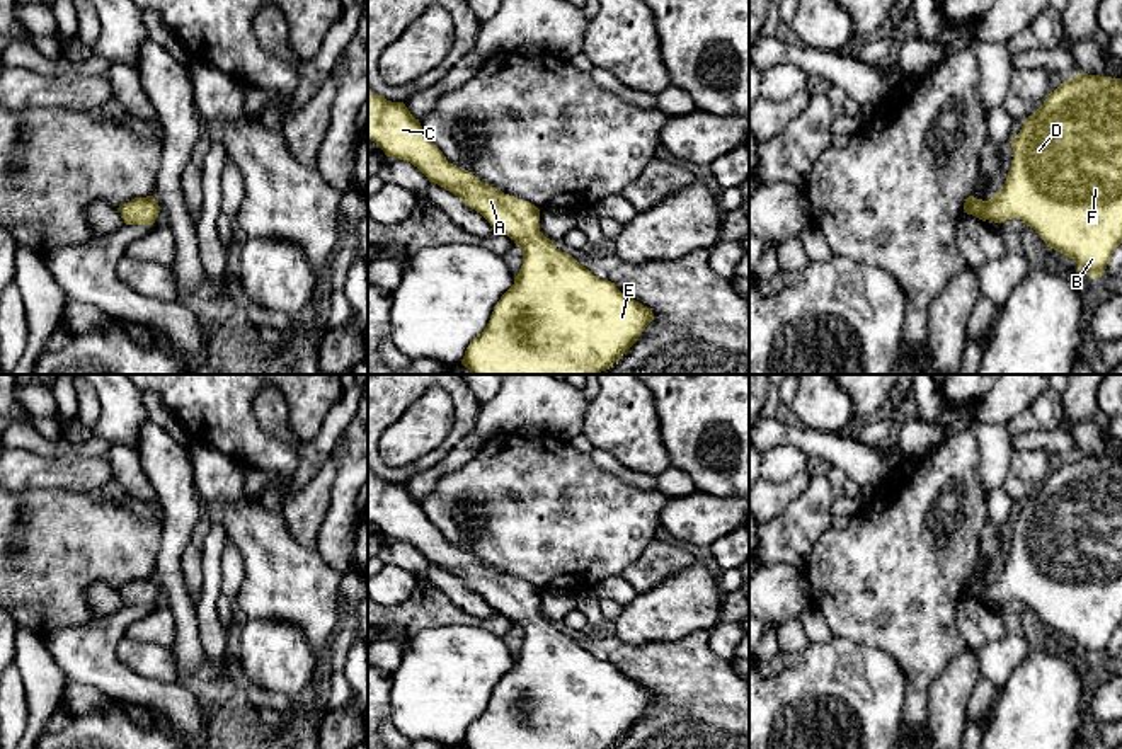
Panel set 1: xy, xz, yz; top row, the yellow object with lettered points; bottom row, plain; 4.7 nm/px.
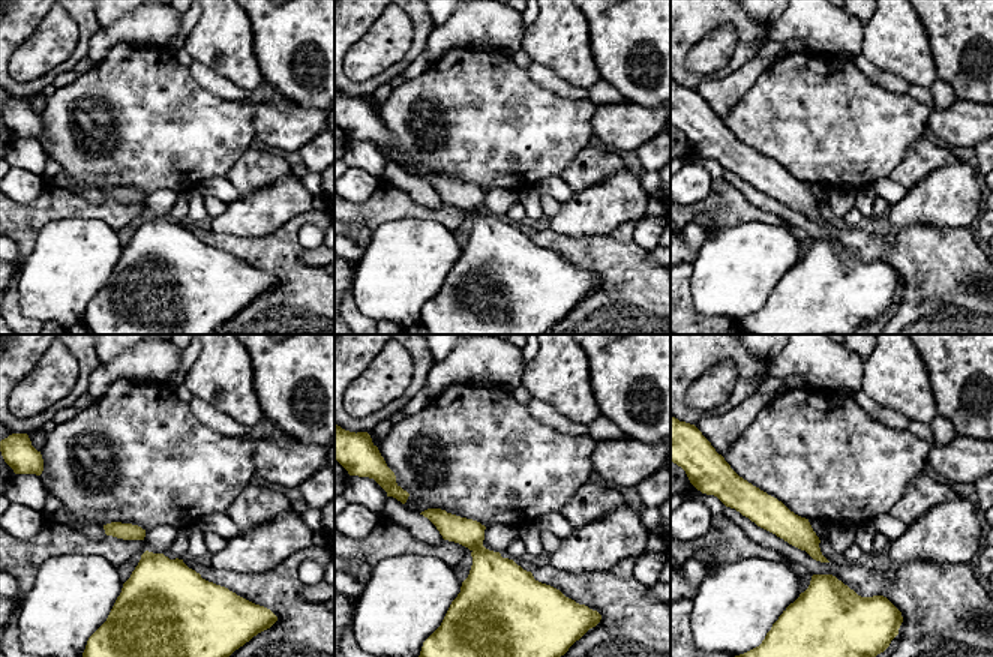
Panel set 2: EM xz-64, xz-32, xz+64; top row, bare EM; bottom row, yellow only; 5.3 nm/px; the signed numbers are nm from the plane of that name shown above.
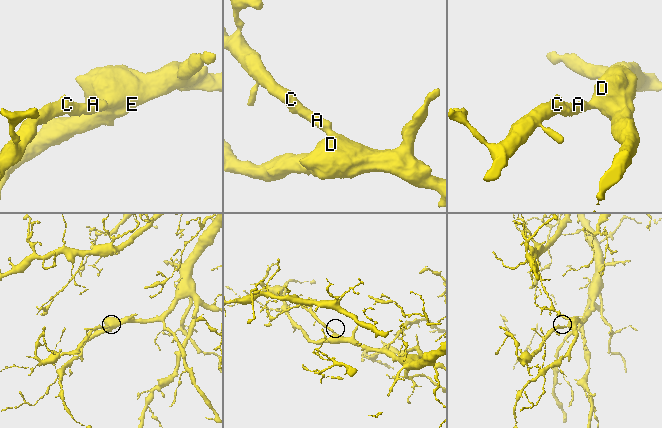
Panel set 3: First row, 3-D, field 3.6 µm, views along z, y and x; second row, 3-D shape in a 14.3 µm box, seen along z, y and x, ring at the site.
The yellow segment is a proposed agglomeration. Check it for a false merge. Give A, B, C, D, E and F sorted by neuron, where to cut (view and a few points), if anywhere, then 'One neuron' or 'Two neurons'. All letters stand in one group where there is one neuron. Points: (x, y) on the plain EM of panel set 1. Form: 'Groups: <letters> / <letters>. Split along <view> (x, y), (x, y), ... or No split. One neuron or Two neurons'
Groups: A B C D E F. No split. One neuron

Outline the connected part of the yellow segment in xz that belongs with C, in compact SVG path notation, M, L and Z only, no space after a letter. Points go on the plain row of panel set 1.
M368 472L368 521L386 538L410 543L429 563L458 577L494 611L523 630L514 666L501 678L490 701L465 732L465 749L611 749L654 701L650 689L623 676L615 664L599 660L540 613L540 591L504 575L472 553L446 541L404 483Z

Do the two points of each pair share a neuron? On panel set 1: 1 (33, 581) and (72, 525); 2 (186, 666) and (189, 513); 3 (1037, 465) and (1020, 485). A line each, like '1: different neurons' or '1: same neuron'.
1: same neuron
2: same neuron
3: same neuron

